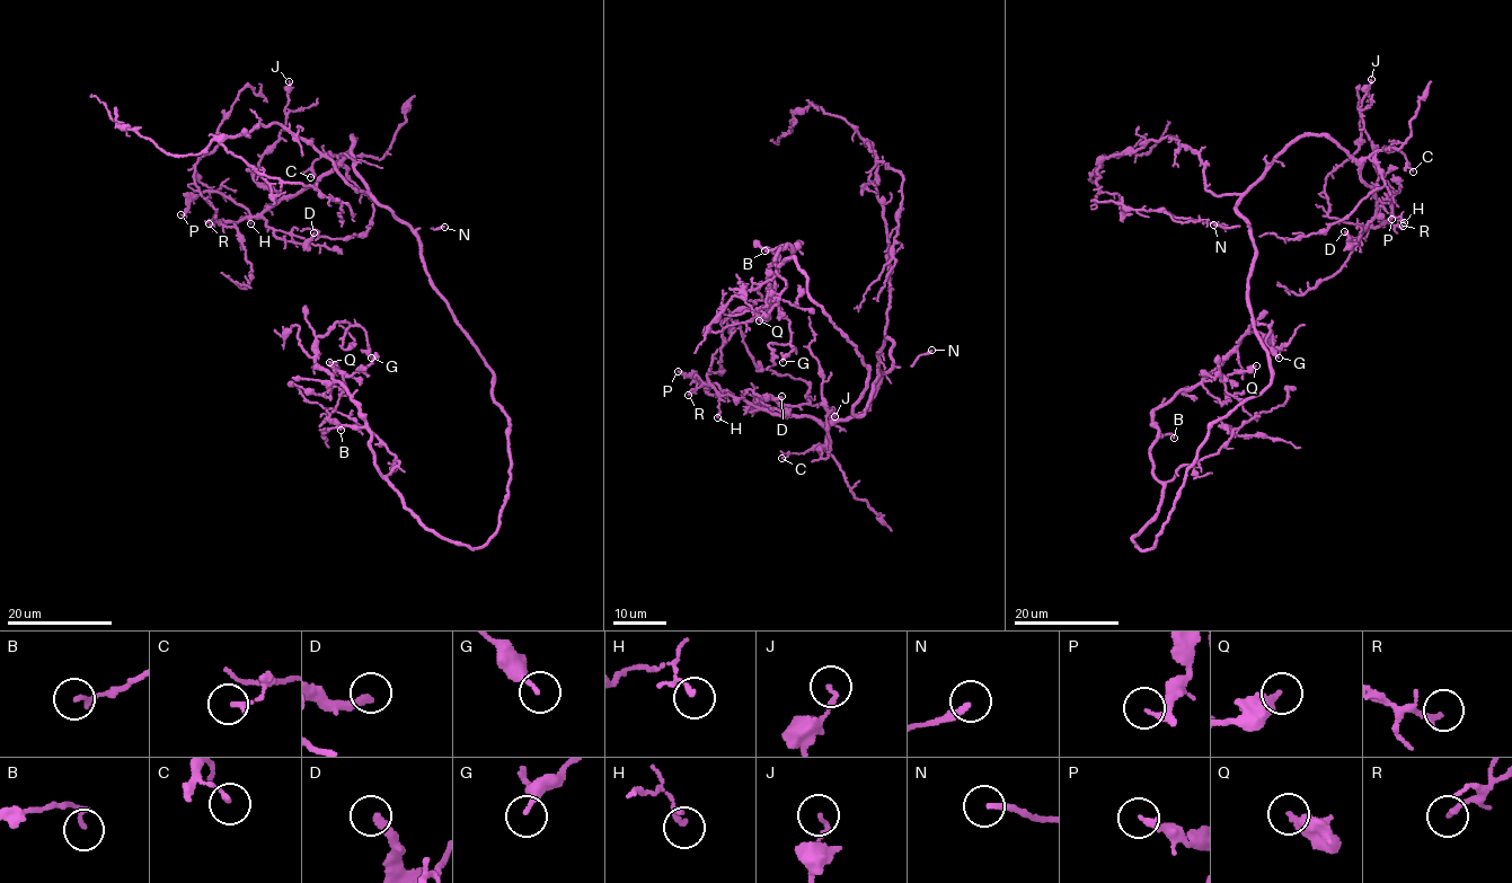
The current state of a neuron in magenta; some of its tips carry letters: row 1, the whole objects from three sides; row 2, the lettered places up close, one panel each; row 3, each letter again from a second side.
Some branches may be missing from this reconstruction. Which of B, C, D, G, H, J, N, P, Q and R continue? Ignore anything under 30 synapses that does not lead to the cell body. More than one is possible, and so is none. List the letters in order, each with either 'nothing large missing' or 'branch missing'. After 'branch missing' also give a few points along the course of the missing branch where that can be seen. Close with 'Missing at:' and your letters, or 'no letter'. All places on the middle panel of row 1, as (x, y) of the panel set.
B: nothing large missing
C: nothing large missing
D: nothing large missing
G: nothing large missing
H: nothing large missing
J: nothing large missing
N: branch missing; course (931, 350), (953, 330), (987, 262), (984, 227), (979, 205), (898, 100)
P: nothing large missing
Q: nothing large missing
R: nothing large missing
Missing at: N

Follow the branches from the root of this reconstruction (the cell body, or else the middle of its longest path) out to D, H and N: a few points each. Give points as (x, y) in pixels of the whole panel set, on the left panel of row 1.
D: (477, 351), (417, 232), (355, 170), (354, 138), (262, 214), (277, 238), (314, 232)
H: (477, 351), (430, 277), (417, 232), (355, 170), (354, 138), (314, 184), (241, 217), (250, 223)
N: (477, 351), (433, 285), (421, 254), (418, 229), (444, 227)

